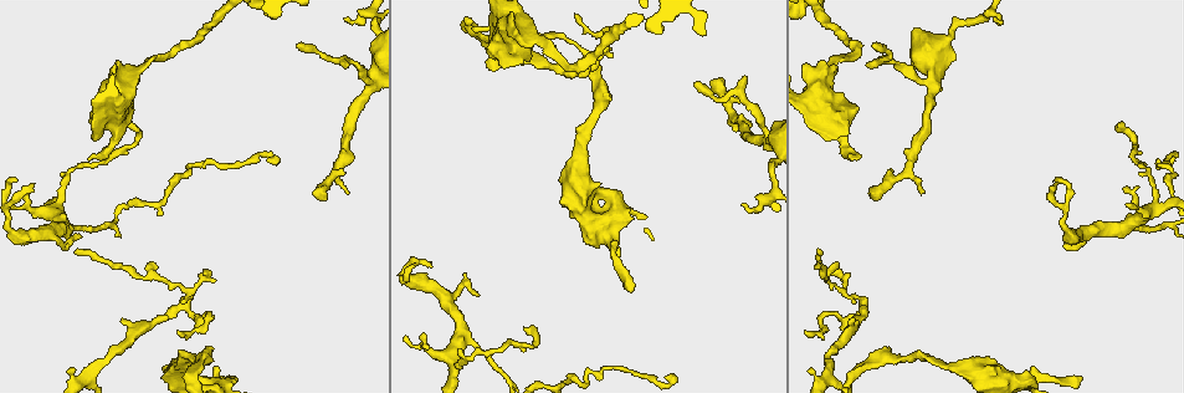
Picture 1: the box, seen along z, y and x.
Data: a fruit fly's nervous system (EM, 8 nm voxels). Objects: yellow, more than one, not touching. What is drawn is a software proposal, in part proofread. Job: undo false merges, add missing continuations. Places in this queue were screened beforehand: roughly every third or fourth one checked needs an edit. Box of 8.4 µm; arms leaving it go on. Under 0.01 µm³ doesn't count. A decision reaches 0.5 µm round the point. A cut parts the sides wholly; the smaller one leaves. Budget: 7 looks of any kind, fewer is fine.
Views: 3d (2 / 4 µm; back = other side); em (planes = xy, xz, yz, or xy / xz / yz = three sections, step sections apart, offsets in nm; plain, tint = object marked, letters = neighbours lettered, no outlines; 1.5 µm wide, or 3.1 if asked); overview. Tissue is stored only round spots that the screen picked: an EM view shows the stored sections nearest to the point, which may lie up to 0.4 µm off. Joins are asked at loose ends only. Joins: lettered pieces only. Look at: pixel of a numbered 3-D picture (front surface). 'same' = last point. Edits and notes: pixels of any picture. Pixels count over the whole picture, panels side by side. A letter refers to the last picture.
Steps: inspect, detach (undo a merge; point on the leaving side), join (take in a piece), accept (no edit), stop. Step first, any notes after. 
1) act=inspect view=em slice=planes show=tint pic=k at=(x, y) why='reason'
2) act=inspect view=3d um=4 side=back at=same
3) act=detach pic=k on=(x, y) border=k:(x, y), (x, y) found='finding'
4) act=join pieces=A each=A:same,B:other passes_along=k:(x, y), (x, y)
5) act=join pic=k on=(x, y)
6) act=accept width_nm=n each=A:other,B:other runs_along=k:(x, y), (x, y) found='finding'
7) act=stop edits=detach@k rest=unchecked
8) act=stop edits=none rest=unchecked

act=inspect view=3d um=4 pic=1 at=(89, 158) why='branch stops here'

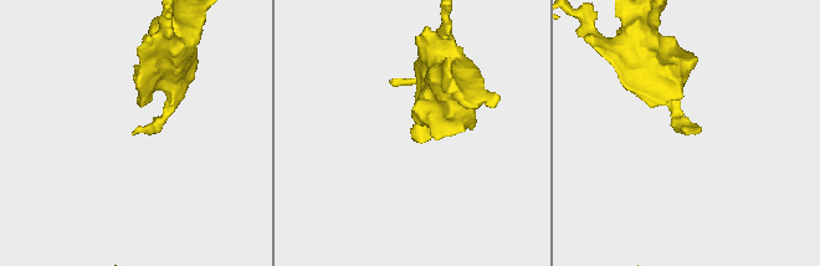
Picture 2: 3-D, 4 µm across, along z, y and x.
act=inspect view=em slice=planes show=letters pic=2 at=(134, 133) why='now the EM'

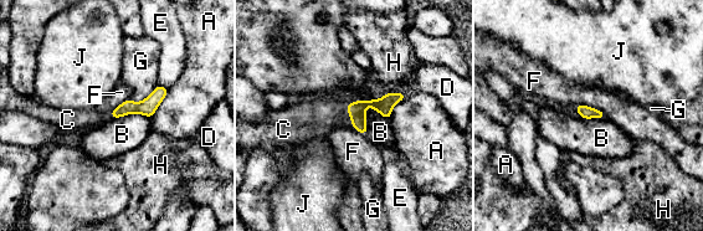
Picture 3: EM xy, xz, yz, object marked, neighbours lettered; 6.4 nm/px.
act=join pieces=C longest_contact=F:240nm each=A:other,B:other,C:same,D:other,E:other,F:other,G:other,H:other,J:other found='the cell continues'

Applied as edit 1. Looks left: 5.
act=inspect view=3d um=4 pic=1 at=(767, 144) why='three arms meet'

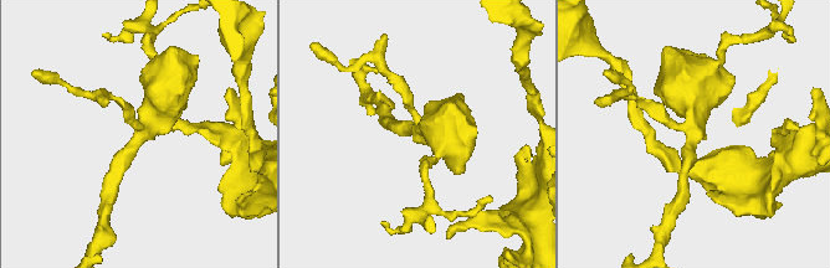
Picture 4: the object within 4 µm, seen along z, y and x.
act=inspect view=em slice=planes show=tint pic=4 at=(136, 142) arms=3

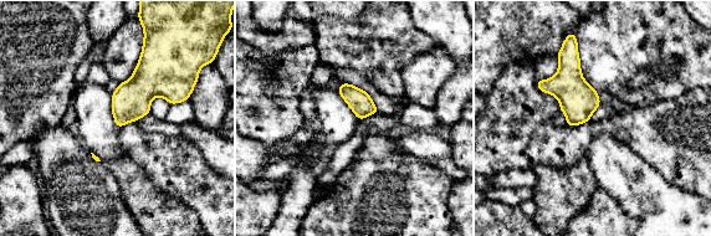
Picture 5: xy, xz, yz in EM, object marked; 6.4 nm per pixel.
act=inspect view=em slice=planes show=letters at=same why='see the neighbours'

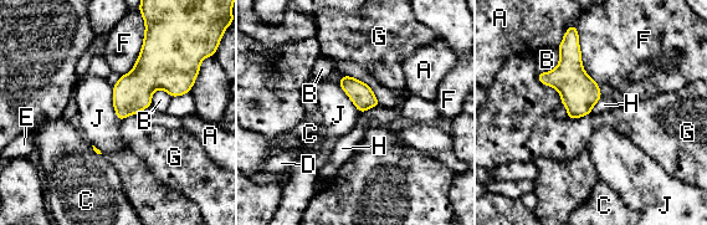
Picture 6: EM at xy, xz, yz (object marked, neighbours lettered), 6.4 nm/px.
act=accept each=A:other,B:other,C:other,D:other,E:other,F:other,G:other,H:other,J:other border=6:(112, 86), (112, 106), (121, 121) found='one cell here'

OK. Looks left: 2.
act=inspect view=em slice=yz step=4 show=plain pic=1 at=(299, 42) why='tapers out'

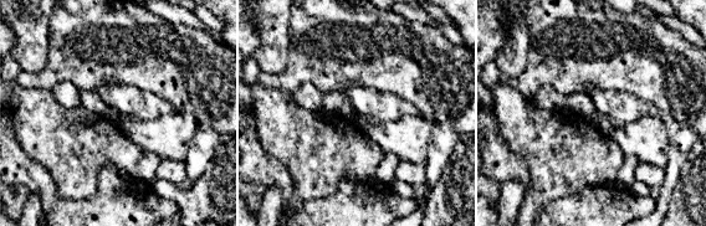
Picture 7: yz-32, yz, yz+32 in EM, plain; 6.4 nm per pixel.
act=inspect view=em slice=yz step=4 show=letters at=same why='see the neighbours'

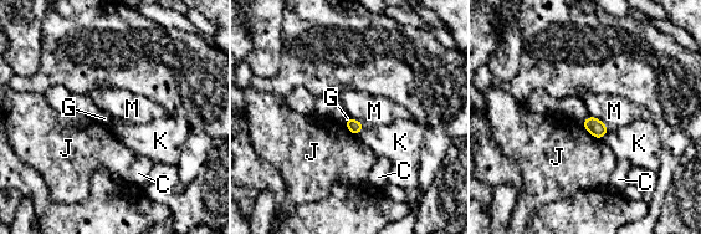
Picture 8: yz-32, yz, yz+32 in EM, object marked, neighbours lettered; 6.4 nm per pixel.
act=accept each=C:other,G:other,J:other,K:other,M:other border=8:(589, 115), (600, 119), (609, 128) found='none of them fits'

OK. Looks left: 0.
act=stop edits=join@3 rest=unchecked

